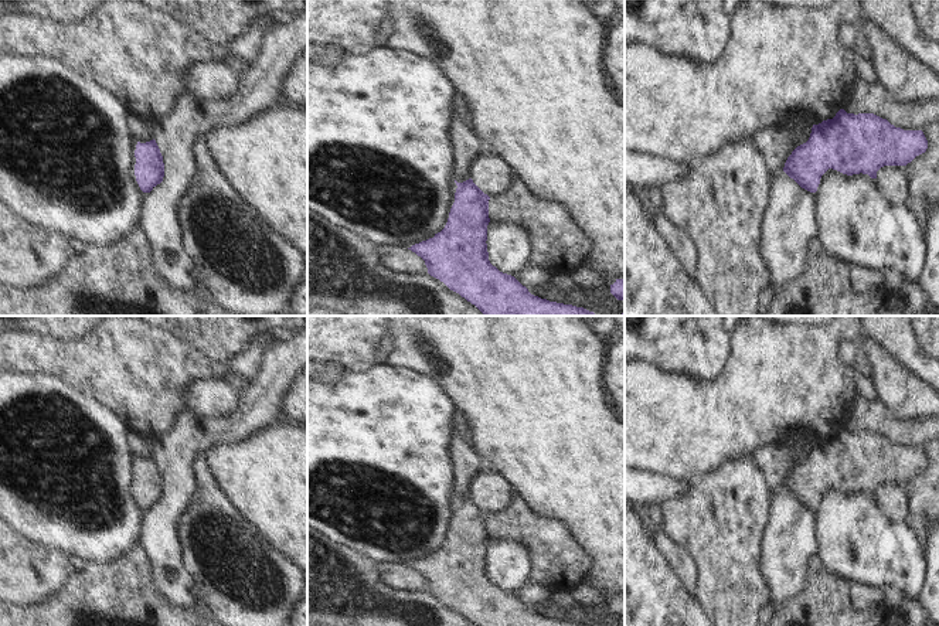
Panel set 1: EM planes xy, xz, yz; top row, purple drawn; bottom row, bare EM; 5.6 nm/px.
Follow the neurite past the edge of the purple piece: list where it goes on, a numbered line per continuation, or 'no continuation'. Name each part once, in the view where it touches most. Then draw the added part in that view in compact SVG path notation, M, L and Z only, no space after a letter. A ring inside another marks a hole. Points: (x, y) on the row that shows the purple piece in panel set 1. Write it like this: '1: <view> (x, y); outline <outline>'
no continuation

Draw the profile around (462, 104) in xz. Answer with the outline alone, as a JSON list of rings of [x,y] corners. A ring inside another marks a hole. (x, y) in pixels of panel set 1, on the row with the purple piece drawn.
[[[457,93],[455,109],[460,115],[462,120],[473,129],[473,110],[470,106],[470,101],[465,95]]]

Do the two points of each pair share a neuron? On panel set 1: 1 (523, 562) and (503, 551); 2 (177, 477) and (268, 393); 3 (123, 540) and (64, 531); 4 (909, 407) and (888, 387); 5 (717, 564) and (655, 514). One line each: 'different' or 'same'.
1: same
2: same
3: same
4: same
5: different

